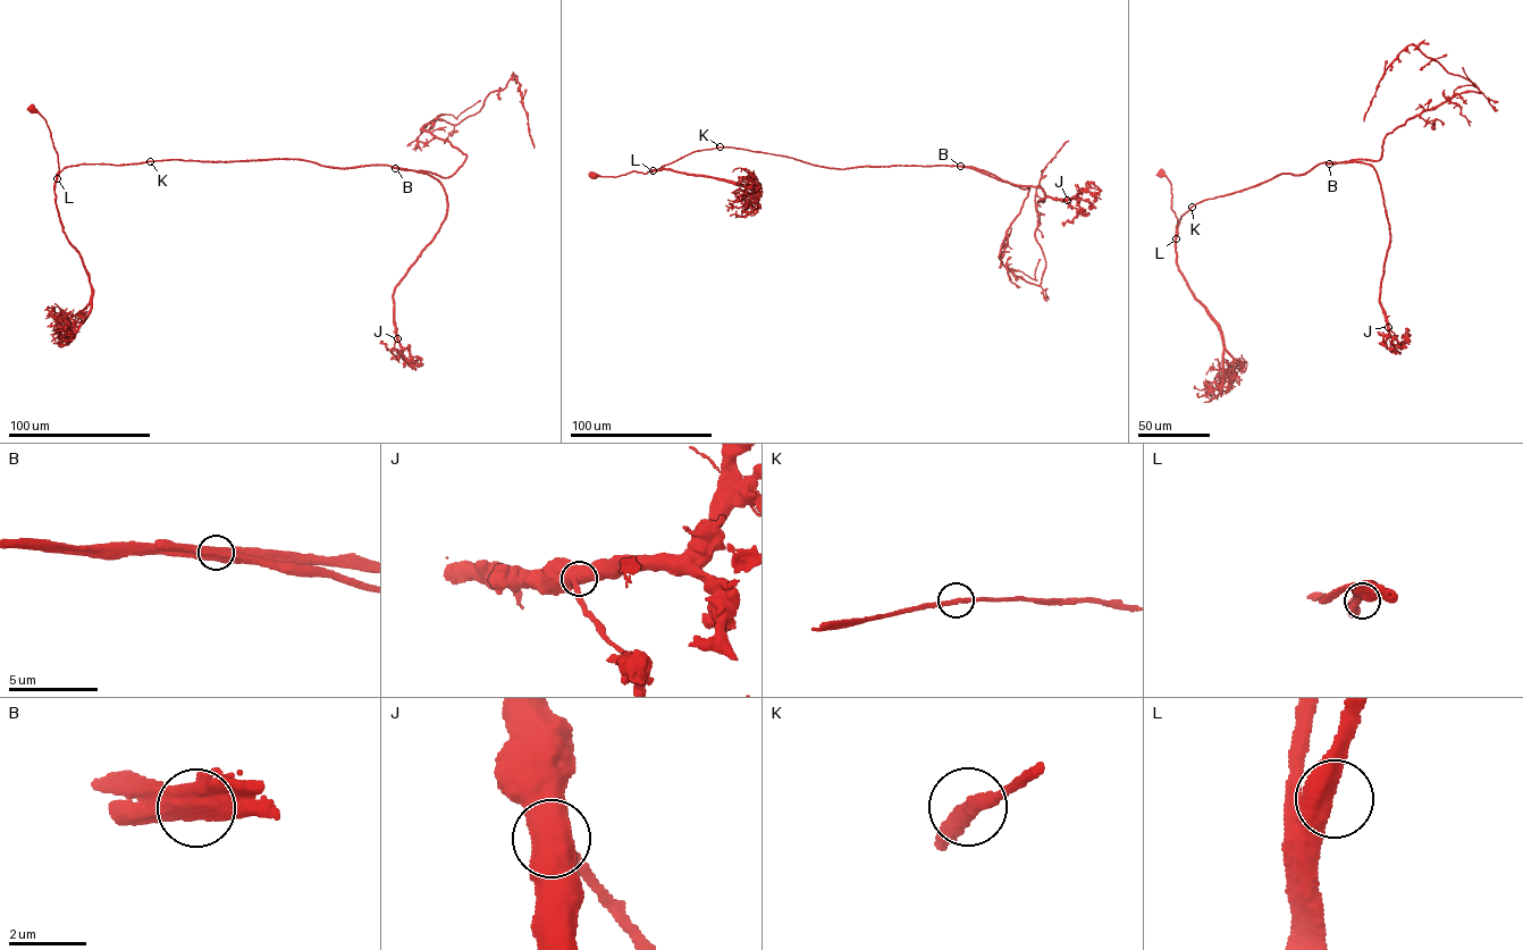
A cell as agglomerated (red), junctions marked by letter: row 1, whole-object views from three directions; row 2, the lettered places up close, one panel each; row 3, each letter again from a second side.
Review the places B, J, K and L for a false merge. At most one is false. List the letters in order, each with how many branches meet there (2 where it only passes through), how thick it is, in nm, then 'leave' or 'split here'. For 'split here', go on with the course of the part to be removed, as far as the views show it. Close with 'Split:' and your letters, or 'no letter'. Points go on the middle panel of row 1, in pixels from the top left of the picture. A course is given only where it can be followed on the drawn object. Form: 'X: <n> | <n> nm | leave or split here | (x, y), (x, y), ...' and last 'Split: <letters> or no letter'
B: 2 | 650 nm | split here | (960, 166), (1028, 186), (1000, 257), (1038, 286), (1045, 260), (1034, 234), (1035, 191), (1068, 141)
J: 2 | 600 nm | leave
K: 2 | 280 nm | leave
L: 2 | 500 nm | leave
Split: B

